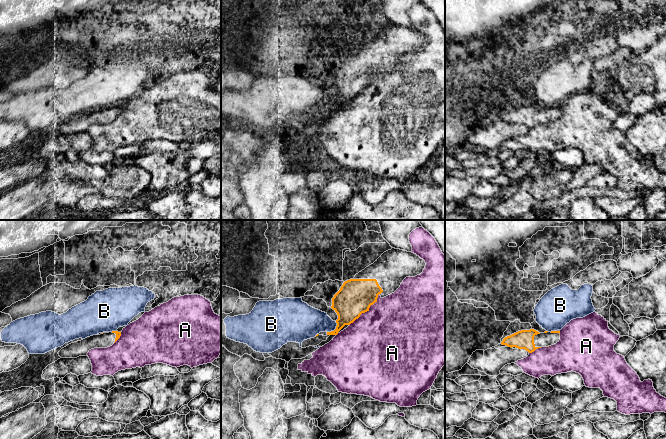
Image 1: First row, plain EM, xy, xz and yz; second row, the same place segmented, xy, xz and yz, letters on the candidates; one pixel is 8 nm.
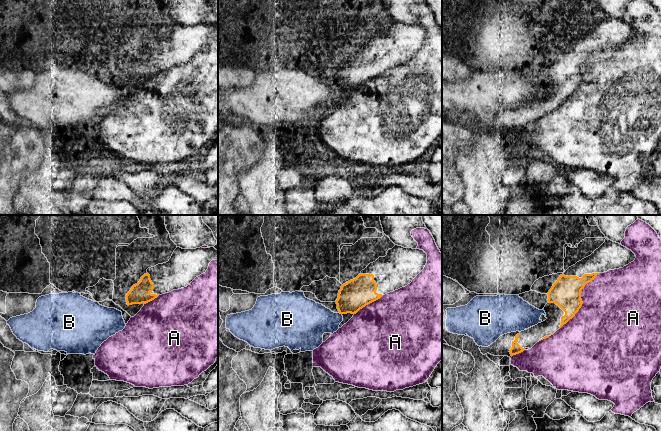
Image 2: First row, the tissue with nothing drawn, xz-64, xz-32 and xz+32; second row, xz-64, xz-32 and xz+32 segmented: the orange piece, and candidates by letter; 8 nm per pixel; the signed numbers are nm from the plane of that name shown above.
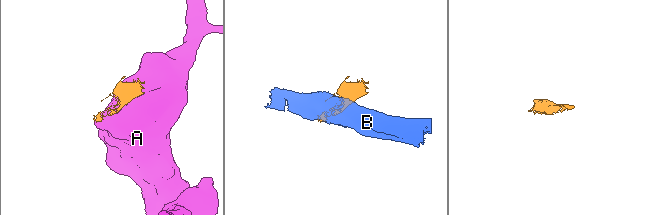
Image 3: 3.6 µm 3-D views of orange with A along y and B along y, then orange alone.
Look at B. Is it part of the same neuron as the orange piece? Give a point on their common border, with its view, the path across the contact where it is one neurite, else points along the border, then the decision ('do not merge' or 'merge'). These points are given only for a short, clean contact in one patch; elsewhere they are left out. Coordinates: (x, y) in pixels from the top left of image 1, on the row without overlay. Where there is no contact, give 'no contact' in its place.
meets orange in xz at (335, 105); do not merge

